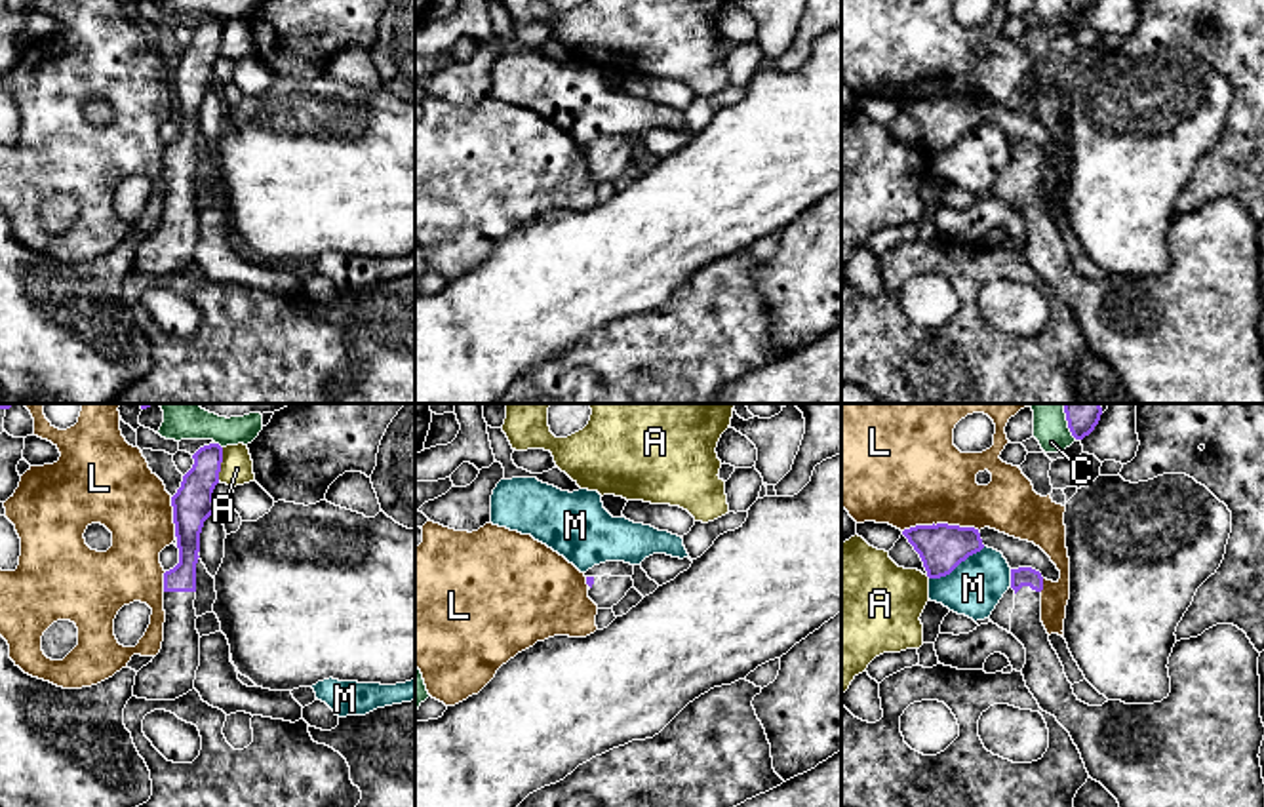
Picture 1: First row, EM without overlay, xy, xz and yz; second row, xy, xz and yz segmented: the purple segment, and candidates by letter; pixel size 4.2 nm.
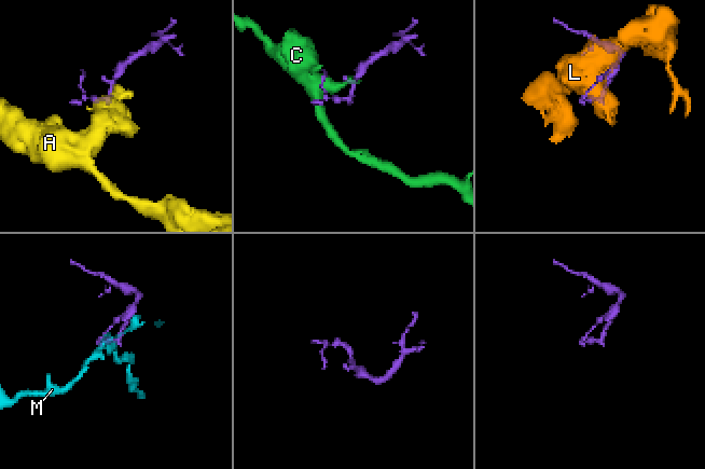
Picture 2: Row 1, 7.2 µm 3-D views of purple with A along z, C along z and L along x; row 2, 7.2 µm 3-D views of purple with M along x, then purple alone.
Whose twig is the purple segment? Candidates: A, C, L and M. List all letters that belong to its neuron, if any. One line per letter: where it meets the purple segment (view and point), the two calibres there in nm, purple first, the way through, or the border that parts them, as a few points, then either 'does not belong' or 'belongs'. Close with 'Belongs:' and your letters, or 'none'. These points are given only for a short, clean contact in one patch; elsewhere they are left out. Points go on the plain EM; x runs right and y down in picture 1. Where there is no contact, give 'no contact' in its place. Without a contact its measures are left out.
A: meets purple in xy at (219, 39); 170 nm thick on the purple side, 140 nm on the other; does not belong
C: meets purple in xy at (219, 19); 160 nm thick on the purple side, 80 nm on the other; border along xy (216, 16), (221, 21); does not belong
L: meets purple in yz at (941, 98); 200 nm thick on the purple side, 420 nm on the other; does not belong
M: meets purple in yz at (956, 139); 200 nm thick on the purple side, 240 nm on the other; does not belong
Belongs: none

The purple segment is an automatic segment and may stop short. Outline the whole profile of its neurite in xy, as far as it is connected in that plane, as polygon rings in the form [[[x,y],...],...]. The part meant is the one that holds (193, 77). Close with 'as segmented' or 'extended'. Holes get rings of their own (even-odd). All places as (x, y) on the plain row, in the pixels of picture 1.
[[[209,17],[194,29],[192,42],[183,49],[181,61],[171,70],[179,137],[164,147],[164,215],[160,226],[135,249],[133,270],[147,274],[175,274],[194,263],[200,240],[200,207],[196,204],[196,137],[204,95],[215,86],[213,63],[219,57],[223,21]]] | extended

